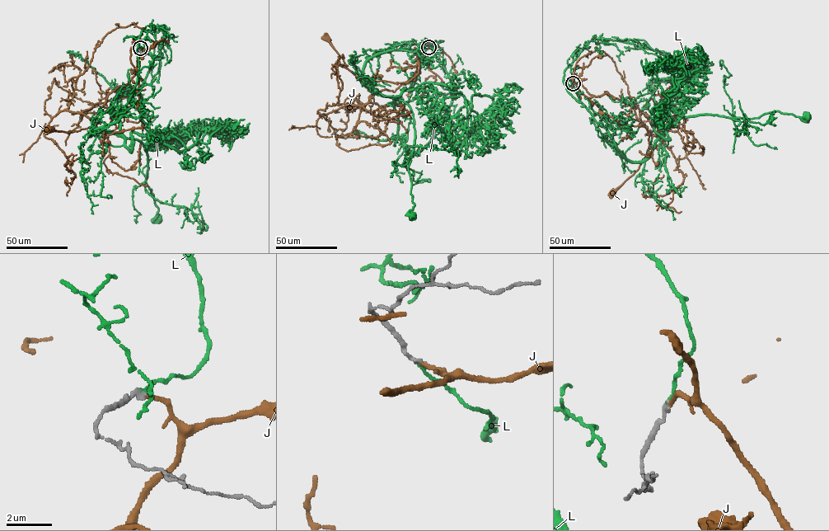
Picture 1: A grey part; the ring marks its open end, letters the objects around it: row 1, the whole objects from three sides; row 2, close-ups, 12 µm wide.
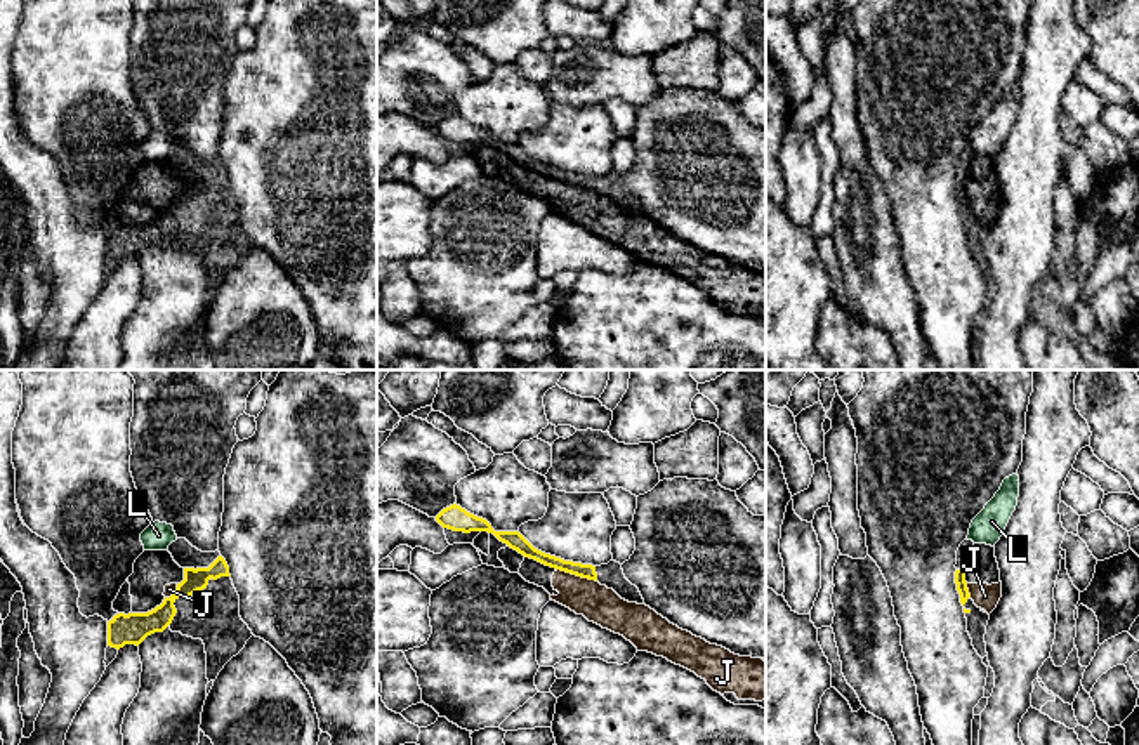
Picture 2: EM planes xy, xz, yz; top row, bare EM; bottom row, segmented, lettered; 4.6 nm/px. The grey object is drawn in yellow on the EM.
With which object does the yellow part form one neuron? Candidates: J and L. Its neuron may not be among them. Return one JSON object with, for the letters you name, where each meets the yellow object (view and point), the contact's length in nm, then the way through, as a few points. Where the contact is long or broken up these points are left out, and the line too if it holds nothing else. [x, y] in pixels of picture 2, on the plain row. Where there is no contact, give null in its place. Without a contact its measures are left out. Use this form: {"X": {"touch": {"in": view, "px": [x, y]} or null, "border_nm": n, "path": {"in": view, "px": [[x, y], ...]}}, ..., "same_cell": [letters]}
{"L": {"touch": null}, "same_cell": ["L"]}

